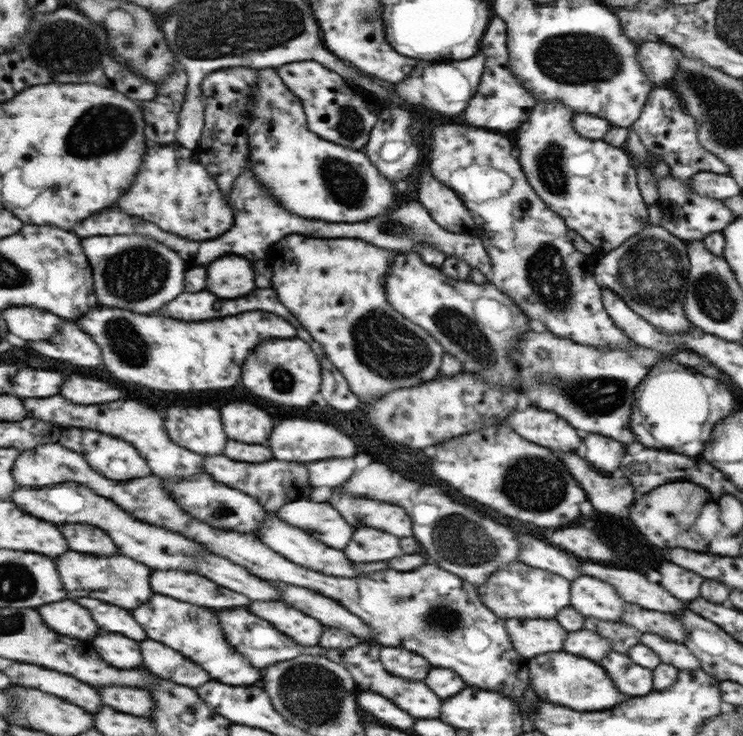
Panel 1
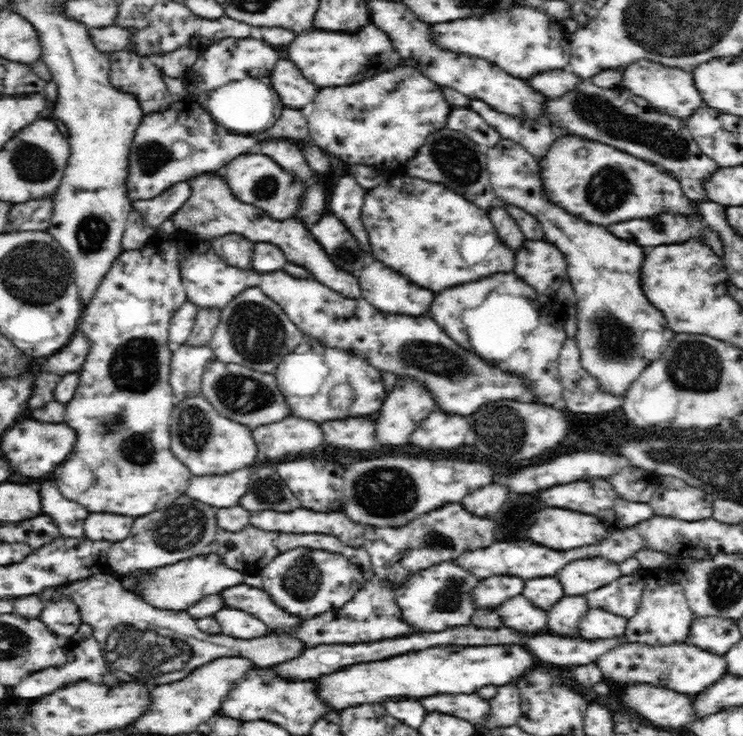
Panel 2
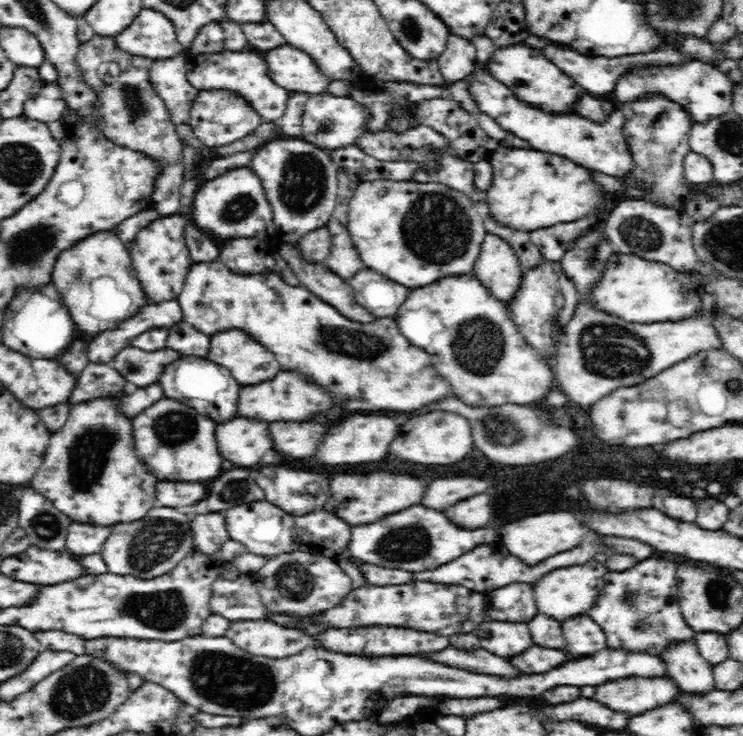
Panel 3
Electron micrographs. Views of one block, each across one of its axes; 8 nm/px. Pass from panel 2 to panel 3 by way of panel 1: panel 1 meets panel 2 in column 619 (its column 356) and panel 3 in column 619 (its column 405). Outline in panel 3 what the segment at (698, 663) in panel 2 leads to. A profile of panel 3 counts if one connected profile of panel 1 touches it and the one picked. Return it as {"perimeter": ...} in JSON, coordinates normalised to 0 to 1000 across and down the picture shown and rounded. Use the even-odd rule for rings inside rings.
{"perimeter":[[[843,921],[805,932],[799,940],[799,951],[826,967],[856,973],[883,959],[899,957],[904,946],[913,940],[915,940],[914,933],[902,924]]]}

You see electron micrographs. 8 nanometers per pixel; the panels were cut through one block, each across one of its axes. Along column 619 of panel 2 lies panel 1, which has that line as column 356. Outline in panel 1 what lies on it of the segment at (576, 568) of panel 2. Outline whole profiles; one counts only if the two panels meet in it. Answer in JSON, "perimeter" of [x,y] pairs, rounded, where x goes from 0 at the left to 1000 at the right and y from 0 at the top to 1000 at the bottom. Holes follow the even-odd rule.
{"perimeter":[[[362,698],[354,713],[355,715],[343,723],[343,726],[346,726],[351,734],[357,735],[365,746],[376,749],[376,753],[380,753],[381,758],[390,760],[392,764],[401,765],[402,769],[429,776],[432,780],[462,785],[478,785],[491,780],[483,779],[483,774],[478,773],[475,765],[467,761],[467,755],[464,755],[459,747],[451,747],[448,743],[437,742],[437,738],[433,738],[429,732],[419,731],[417,726],[402,720],[402,717],[386,715],[386,709],[378,709],[378,707],[376,707],[374,698],[373,701],[370,701],[370,698]]]}

